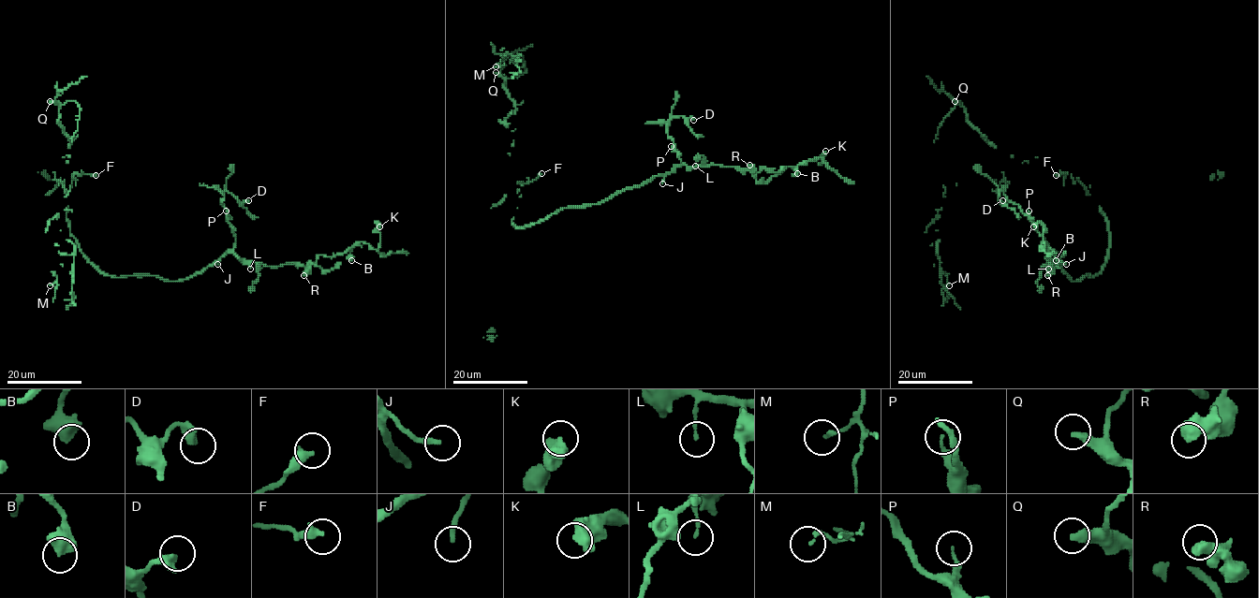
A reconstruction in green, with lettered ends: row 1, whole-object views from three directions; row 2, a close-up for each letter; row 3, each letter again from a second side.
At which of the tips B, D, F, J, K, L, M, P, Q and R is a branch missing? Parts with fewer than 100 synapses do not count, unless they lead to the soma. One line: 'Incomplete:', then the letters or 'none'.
Incomplete: Q

